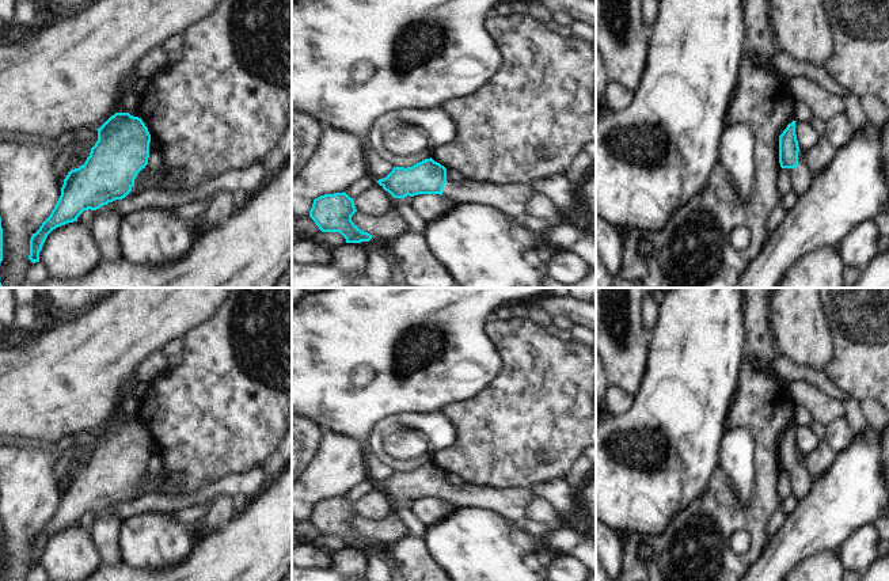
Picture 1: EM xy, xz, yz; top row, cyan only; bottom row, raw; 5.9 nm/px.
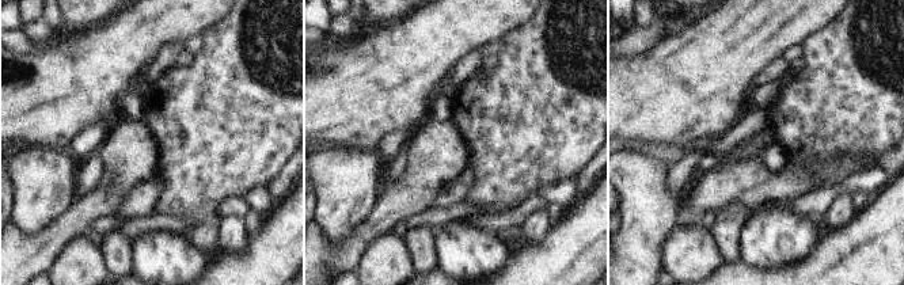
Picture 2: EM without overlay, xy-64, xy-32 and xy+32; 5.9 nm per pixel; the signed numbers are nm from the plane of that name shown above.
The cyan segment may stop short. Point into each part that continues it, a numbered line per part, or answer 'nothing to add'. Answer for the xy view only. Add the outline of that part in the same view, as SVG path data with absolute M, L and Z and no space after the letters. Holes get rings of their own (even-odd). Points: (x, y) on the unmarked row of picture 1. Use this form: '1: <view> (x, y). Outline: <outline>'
1: xy (154, 483). Outline: M143 472L136 483L134 483L134 490L132 491L132 495L136 494L136 491L141 487L141 486L145 486L147 487L147 493L153 493L162 483L162 478L160 475L152 478L151 481L147 479L147 474Z

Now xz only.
1: xz (511, 502). Outline: M448 482L442 493L442 500L452 502L456 508L487 509L513 524L520 524L525 520L527 506L535 497L529 487L497 490L475 485L452 486Z

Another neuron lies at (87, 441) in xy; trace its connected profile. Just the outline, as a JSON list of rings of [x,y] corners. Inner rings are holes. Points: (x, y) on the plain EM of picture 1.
[[[83,433],[77,438],[79,447],[84,456],[91,456],[91,452],[98,445],[98,434],[96,433]]]

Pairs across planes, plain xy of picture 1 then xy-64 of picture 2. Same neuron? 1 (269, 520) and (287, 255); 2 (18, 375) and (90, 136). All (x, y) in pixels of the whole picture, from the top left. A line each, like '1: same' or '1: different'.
1: same
2: different

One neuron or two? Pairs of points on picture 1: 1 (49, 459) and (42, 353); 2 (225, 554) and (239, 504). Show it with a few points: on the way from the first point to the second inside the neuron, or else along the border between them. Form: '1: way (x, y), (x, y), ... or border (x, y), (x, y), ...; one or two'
1: border (67, 436), (53, 444); two
2: border (249, 501), (235, 516); two

